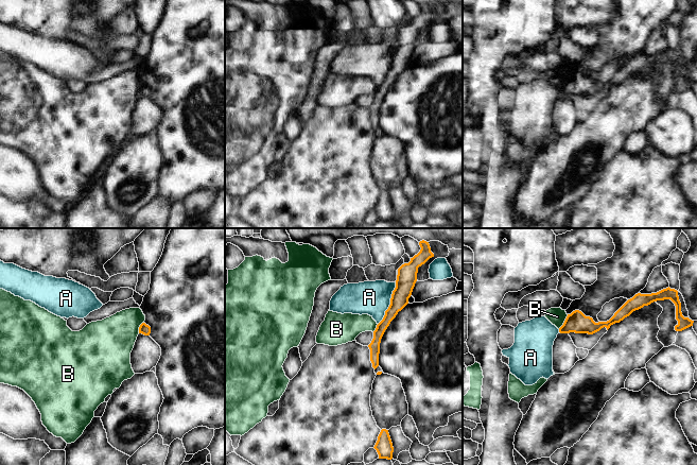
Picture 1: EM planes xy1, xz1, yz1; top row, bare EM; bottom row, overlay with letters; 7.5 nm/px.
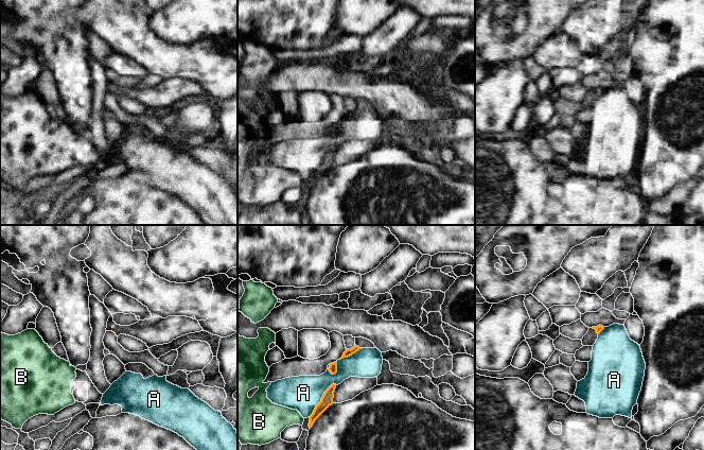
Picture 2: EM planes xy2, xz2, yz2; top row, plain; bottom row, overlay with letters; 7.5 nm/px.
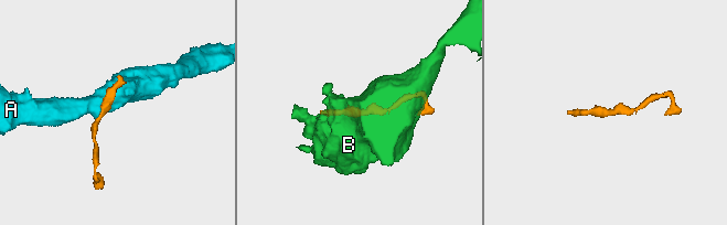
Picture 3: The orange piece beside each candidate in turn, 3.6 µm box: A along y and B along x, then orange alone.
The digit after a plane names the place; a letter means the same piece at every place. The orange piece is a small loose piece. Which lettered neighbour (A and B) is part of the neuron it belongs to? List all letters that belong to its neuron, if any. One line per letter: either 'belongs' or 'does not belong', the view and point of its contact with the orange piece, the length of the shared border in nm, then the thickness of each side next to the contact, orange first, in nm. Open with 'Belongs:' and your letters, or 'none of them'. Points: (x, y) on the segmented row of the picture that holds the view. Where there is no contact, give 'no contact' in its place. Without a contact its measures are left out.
Belongs: none of them
A: does not belong; meets orange in xz1 at (390, 304); contact 340 nm long; 150 nm thick on the orange side, 260 nm on the other
B: does not belong; meets orange in yz1 at (564, 322); contact 130 nm long; 160 nm thick on the orange side, 130 nm on the other

